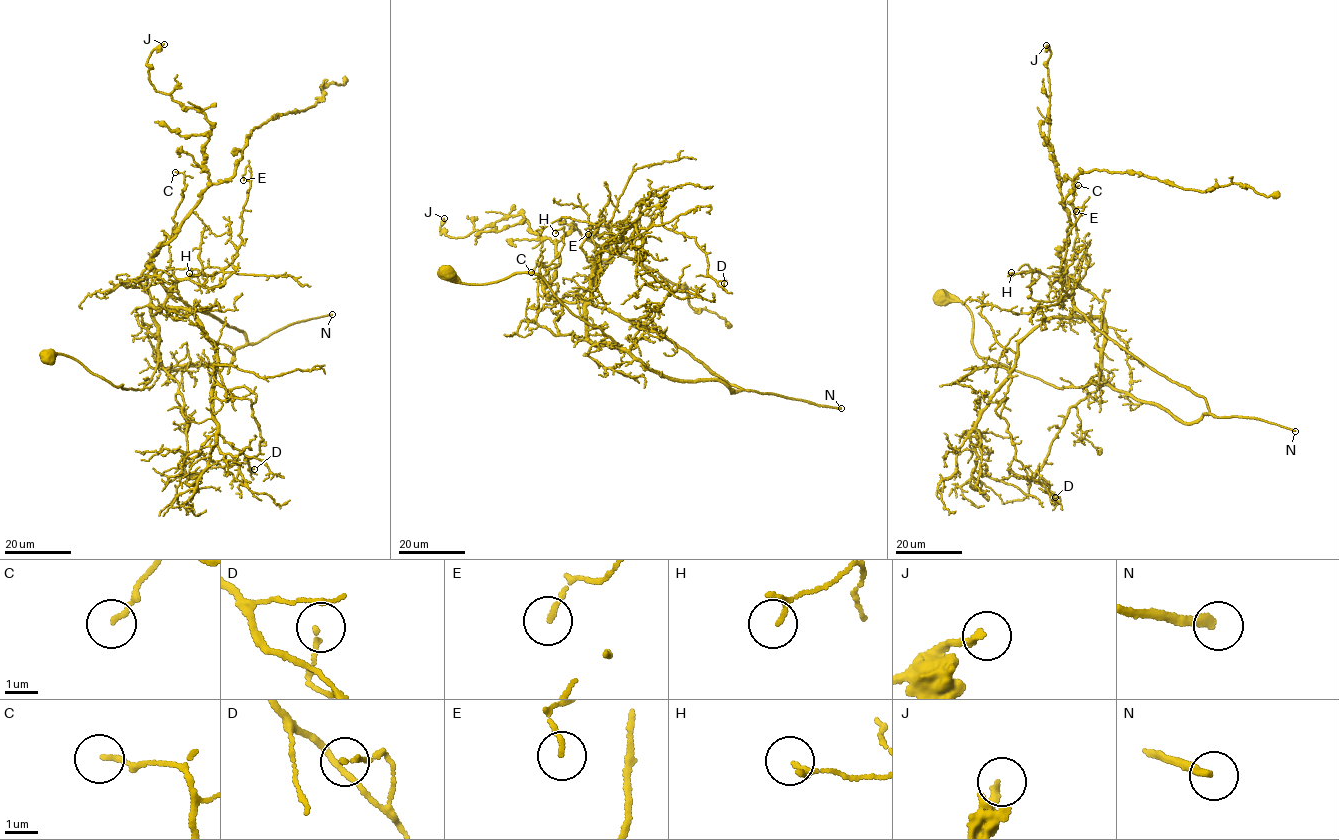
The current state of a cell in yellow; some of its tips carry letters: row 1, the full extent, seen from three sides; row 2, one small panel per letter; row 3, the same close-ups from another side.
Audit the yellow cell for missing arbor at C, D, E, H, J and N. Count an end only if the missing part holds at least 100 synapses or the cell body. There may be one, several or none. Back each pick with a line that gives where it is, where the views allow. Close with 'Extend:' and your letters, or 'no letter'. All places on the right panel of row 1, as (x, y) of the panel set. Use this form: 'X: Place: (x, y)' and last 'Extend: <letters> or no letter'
N: Place: (1295, 431)
Extend: N

